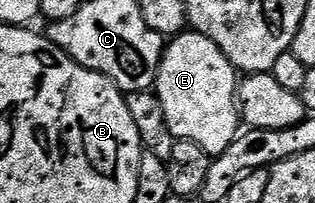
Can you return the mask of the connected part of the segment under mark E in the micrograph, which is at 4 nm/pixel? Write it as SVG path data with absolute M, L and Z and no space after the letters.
M195 32L176 35L167 43L160 71L156 77L155 93L160 95L162 108L166 111L166 124L177 140L190 140L210 155L221 154L242 130L242 119L238 105L238 71L232 61L206 36Z

